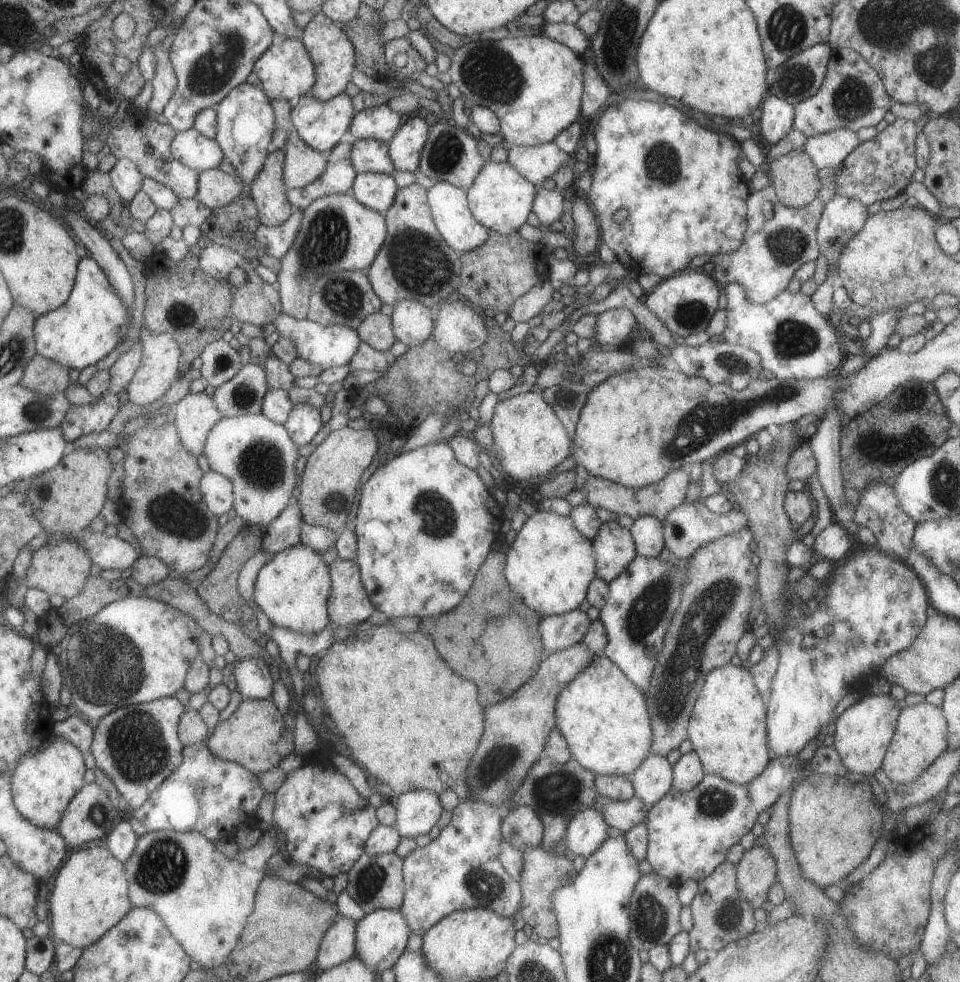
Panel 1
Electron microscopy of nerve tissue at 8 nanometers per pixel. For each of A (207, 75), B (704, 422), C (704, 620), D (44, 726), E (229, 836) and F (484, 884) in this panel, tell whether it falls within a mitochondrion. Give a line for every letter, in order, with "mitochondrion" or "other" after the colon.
A: mitochondrion
B: mitochondrion
C: mitochondrion
D: other
E: other
F: mitochondrion

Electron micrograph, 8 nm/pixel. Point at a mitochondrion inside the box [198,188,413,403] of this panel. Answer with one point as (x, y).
(325, 239)

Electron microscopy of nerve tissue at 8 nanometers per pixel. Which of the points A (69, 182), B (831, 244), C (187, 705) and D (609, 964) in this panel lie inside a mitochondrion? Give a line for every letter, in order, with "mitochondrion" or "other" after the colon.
A: other
B: mitochondrion
C: other
D: mitochondrion

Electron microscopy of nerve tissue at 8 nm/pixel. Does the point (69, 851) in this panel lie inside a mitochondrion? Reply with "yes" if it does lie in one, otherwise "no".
no

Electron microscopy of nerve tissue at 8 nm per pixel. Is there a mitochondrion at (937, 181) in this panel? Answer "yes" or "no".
no

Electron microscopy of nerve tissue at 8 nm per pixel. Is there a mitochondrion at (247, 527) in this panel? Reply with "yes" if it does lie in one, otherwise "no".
no

